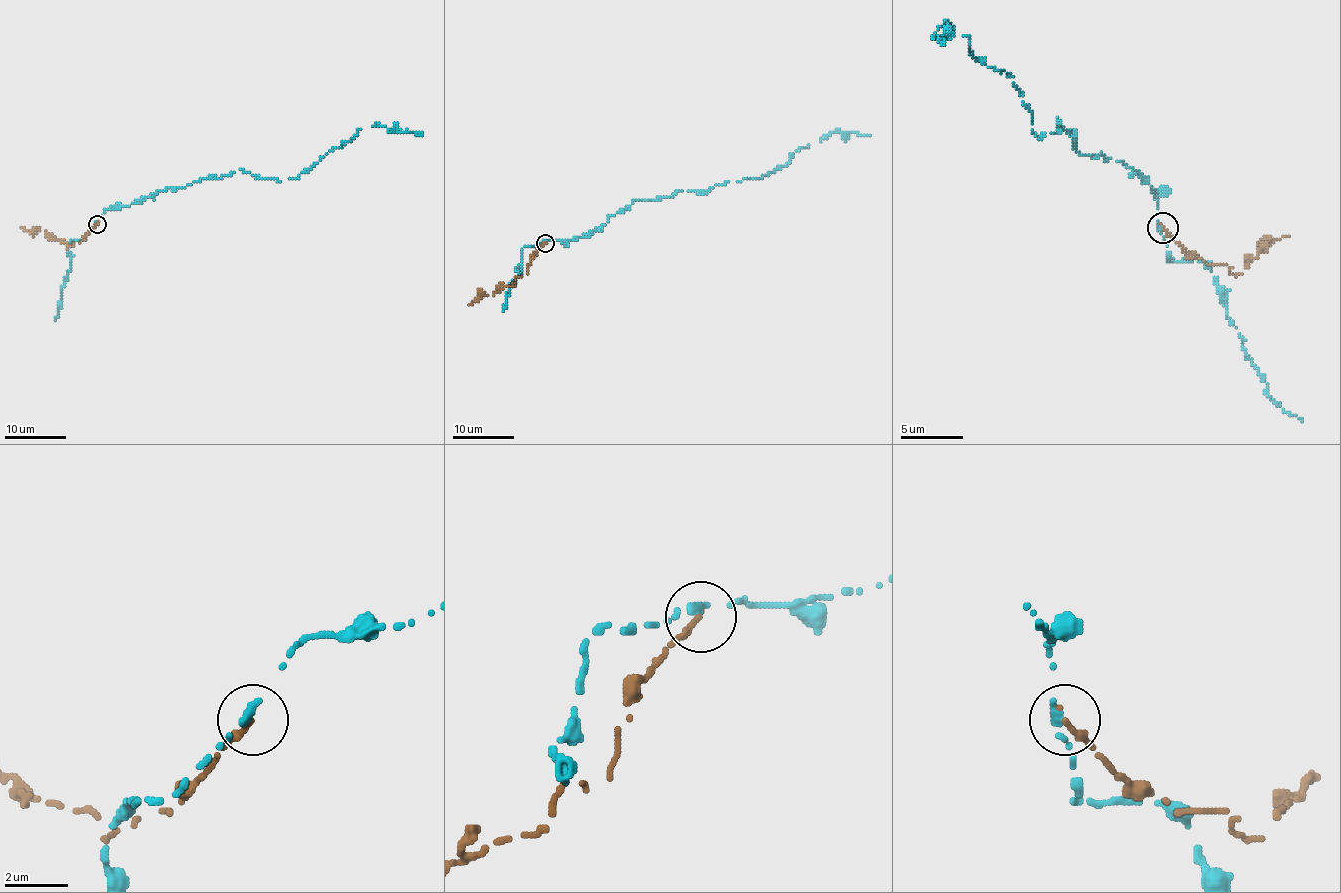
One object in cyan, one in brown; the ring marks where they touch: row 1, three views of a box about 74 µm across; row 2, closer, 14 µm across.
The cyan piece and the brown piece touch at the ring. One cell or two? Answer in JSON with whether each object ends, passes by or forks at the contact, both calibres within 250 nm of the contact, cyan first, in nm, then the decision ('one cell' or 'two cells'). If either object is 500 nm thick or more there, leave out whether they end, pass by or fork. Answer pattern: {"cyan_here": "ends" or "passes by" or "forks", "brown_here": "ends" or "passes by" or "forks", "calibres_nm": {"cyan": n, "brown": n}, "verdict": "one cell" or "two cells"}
{"cyan_here": "ends", "brown_here": "ends", "calibres_nm": {"cyan": 280, "brown": 240}, "verdict": "two cells"}

